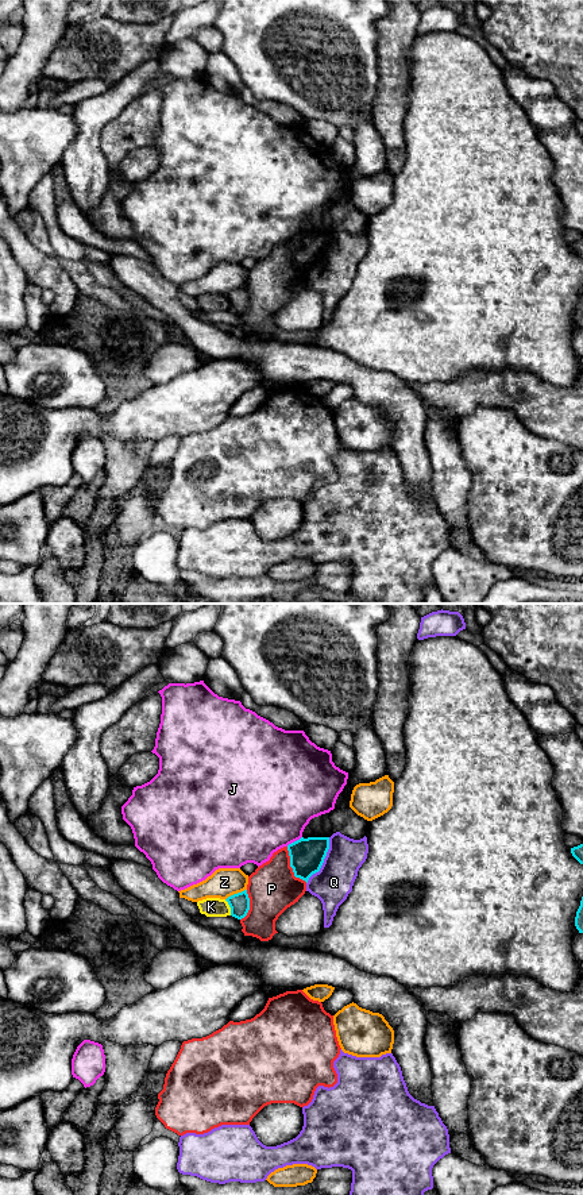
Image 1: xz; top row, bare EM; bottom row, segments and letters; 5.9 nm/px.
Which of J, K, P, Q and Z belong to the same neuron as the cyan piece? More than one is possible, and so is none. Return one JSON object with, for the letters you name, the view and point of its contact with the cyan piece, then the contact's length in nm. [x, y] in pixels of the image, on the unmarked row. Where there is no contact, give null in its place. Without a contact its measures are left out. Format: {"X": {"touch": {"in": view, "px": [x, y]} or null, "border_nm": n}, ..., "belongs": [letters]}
{"belongs": []}

